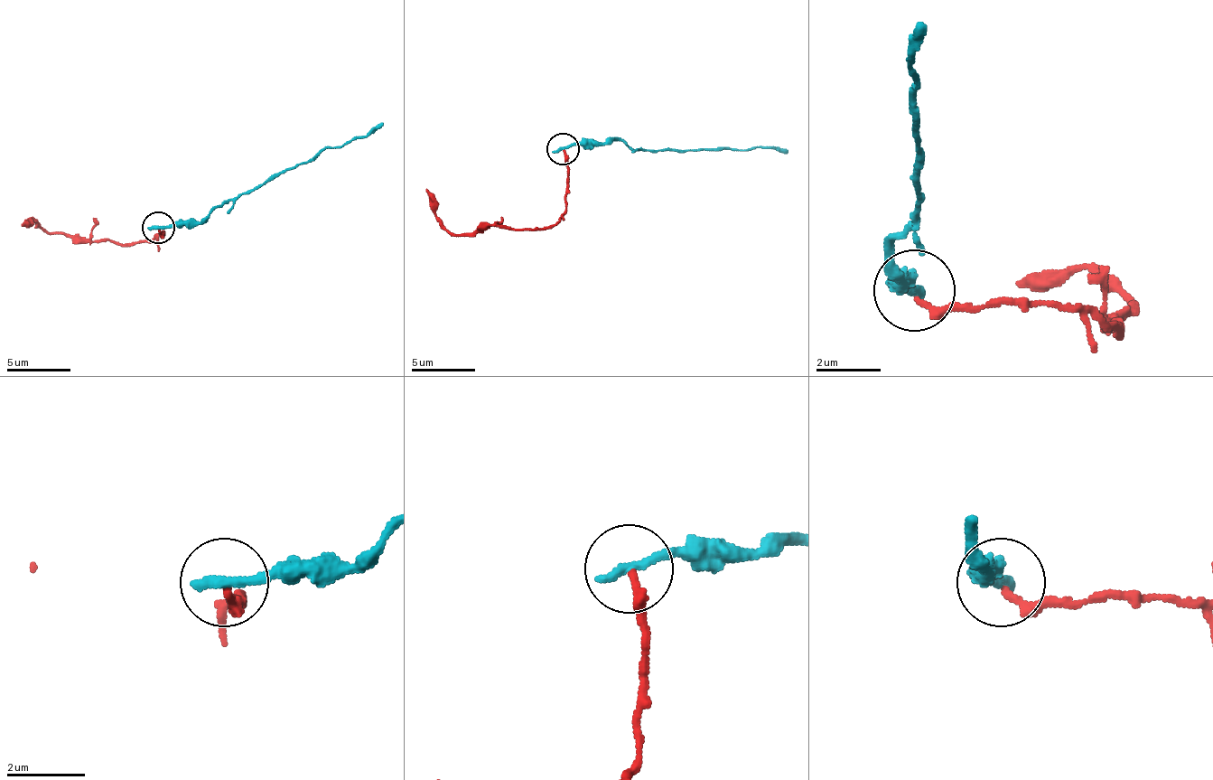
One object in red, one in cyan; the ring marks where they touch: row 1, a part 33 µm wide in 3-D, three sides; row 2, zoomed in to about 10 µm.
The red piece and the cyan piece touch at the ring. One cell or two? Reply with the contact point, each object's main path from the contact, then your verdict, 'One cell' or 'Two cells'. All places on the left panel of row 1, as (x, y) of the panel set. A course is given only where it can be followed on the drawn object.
Place: (158, 227). Course of red: (159, 230), (162, 233), (143, 242), (88, 242), (73, 239), (67, 233), (48, 233), (32, 220), (22, 227). Course of cyan: (159, 227), (200, 223), (226, 201), (312, 163), (328, 146), (366, 137), (382, 121). Two cells

